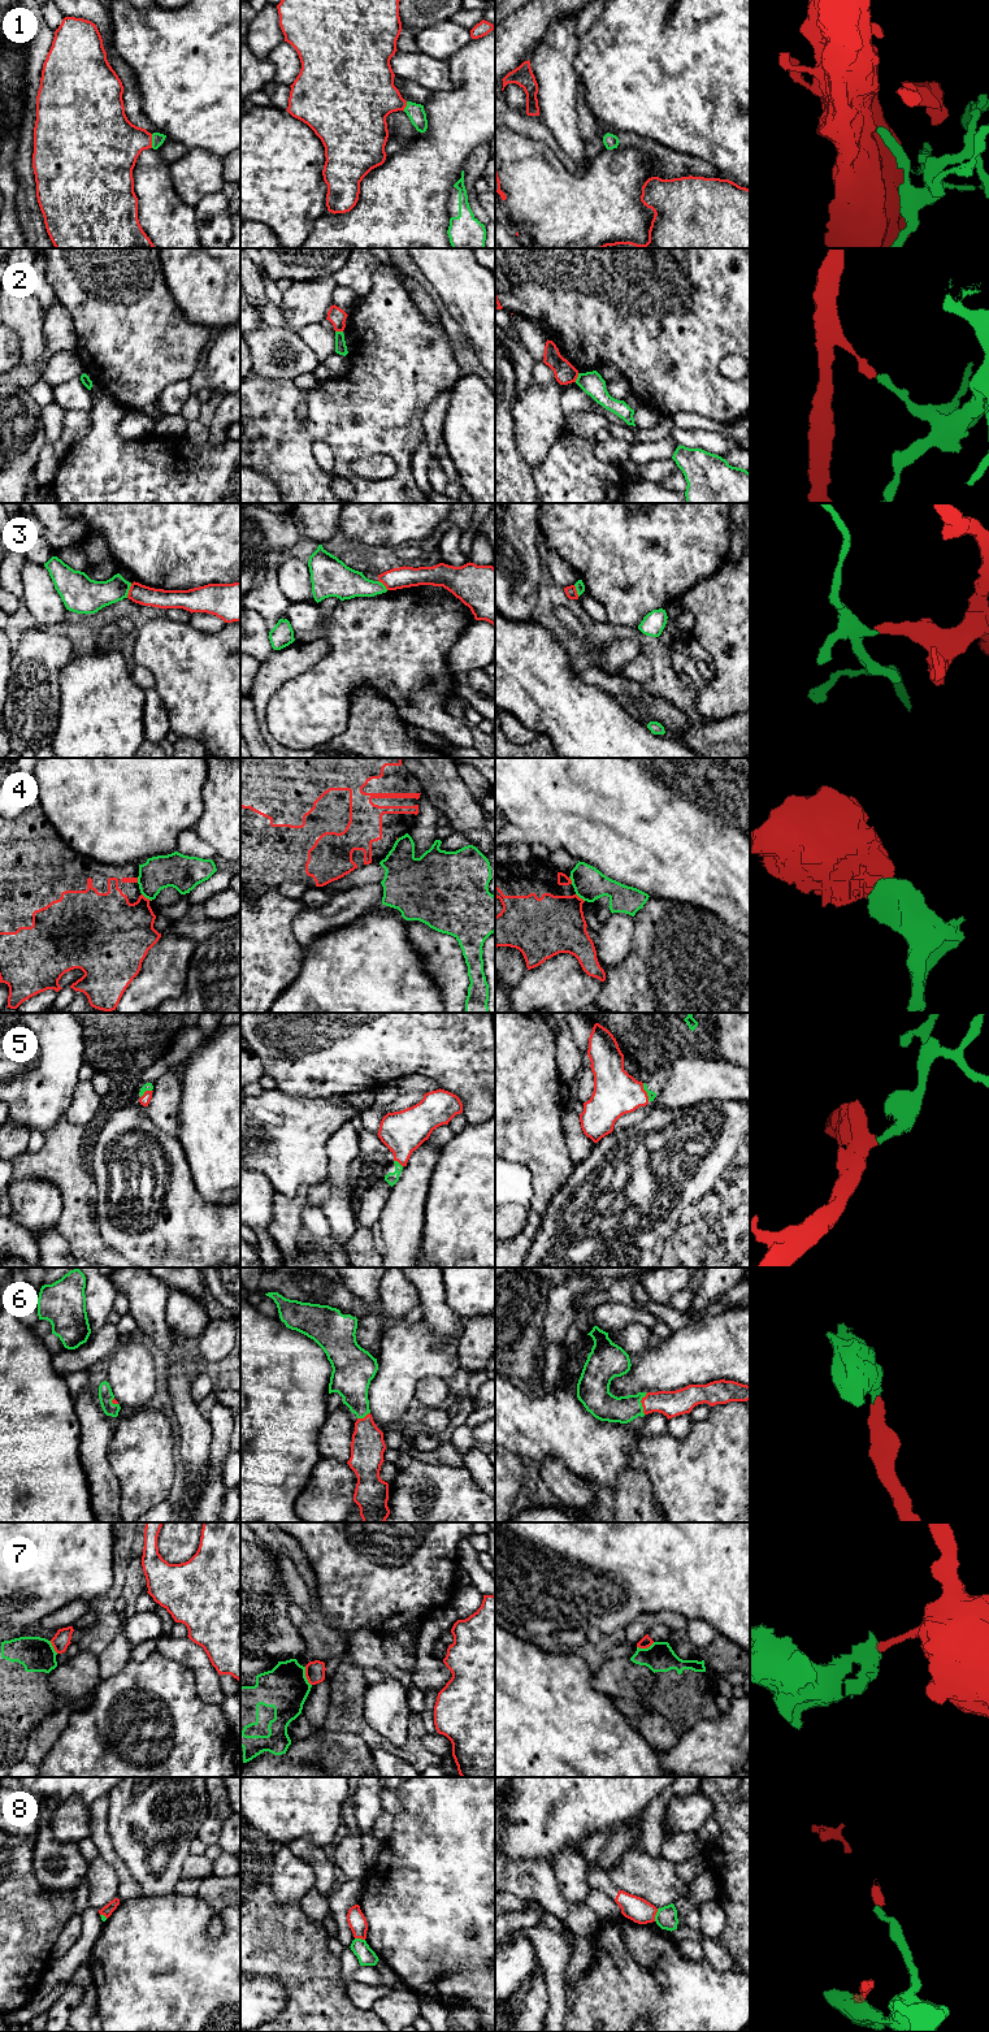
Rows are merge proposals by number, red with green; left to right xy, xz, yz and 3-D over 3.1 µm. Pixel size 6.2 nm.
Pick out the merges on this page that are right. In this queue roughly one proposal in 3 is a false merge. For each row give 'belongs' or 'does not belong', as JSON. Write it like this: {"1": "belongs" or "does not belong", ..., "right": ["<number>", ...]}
{"1": "belongs", "2": "does not belong", "3": "does not belong", "4": "does not belong", "5": "belongs", "6": "belongs", "7": "does not belong", "8": "does not belong", "right": ["1", "5", "6"]}

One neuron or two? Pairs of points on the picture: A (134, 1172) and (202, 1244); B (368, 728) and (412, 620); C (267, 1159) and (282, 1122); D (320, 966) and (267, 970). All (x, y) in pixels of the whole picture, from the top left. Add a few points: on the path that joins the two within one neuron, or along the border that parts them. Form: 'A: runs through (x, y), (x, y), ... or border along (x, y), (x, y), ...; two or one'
A: runs through (147, 1190), (183, 1226); one
B: border along (351, 693), (368, 685), (393, 705), (400, 719); two
C: runs through (276, 1149), (282, 1143), (282, 1131); one
D: border along (303, 948), (299, 974), (282, 993); two

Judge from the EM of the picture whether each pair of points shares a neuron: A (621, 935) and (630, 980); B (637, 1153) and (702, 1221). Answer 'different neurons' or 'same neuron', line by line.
A: different neurons
B: different neurons

